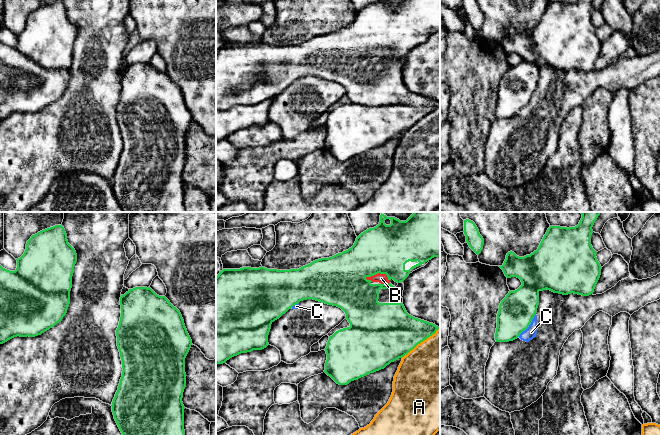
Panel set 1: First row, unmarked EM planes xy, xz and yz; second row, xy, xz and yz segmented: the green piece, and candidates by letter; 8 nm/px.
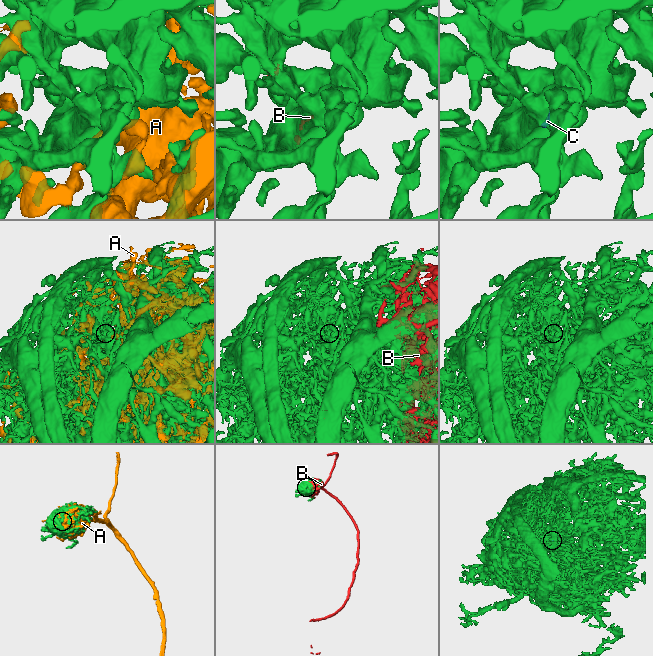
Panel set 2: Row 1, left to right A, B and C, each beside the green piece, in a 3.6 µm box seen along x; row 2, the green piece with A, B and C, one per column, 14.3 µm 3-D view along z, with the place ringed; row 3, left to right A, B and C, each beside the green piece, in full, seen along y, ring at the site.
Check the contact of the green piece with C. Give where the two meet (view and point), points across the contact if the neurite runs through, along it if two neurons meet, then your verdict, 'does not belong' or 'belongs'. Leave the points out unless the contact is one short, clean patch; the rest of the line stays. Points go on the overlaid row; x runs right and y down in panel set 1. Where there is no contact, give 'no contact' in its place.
meets green in yz at (529, 324); border along yz (535, 314), (531, 323), (518, 336); does not belong

